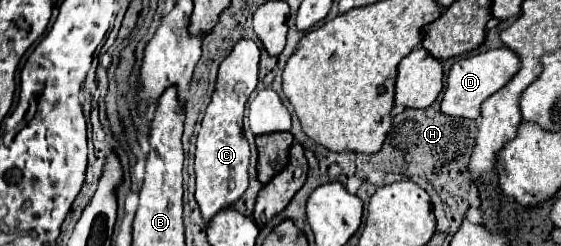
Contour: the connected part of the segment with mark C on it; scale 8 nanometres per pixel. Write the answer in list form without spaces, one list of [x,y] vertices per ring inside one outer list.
[[[240,40],[218,68],[216,90],[202,118],[202,128],[196,138],[196,202],[202,218],[212,220],[220,210],[234,206],[234,202],[248,190],[248,162],[250,144],[244,136],[244,106],[258,84],[260,50],[252,40]]]

